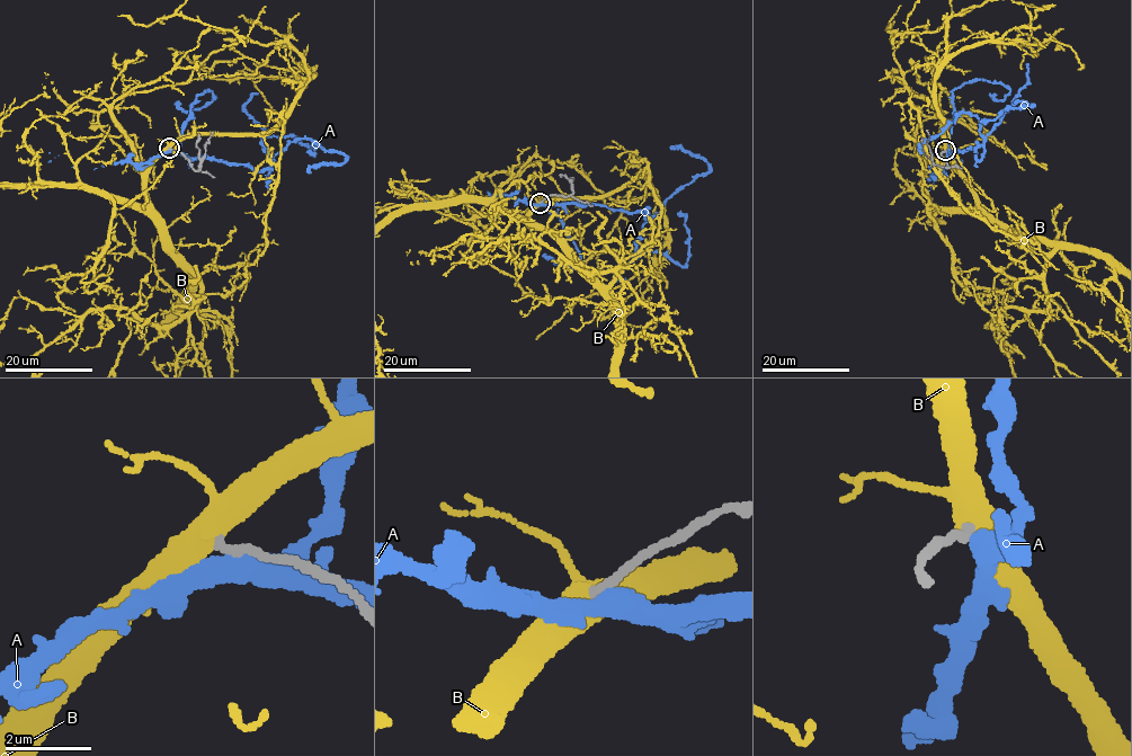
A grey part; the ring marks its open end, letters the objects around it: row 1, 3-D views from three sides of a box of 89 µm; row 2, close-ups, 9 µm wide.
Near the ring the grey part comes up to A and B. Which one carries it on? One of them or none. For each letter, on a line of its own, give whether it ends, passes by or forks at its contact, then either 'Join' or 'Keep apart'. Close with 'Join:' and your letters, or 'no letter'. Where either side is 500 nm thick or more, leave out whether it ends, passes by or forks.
A: It passes by. Keep apart
B: It forks there. Join
Join: B

